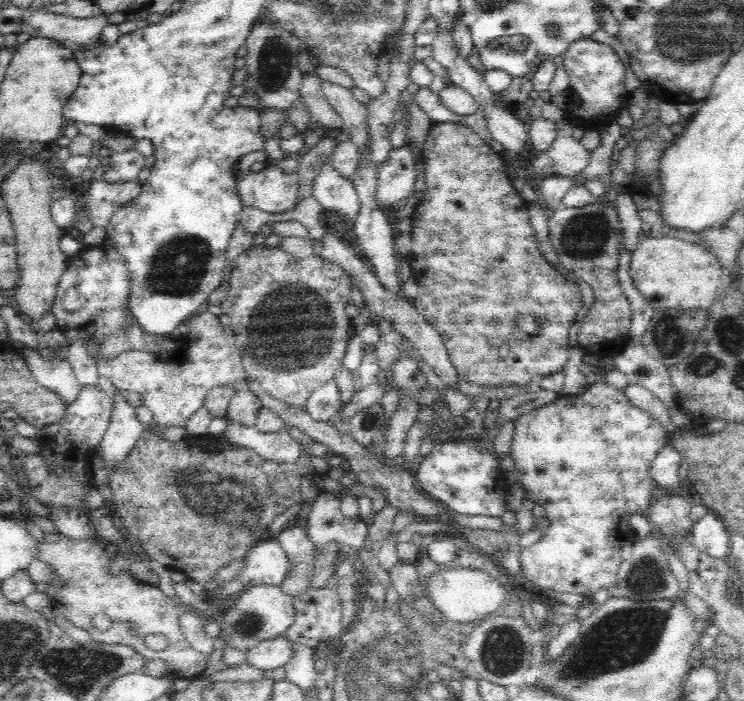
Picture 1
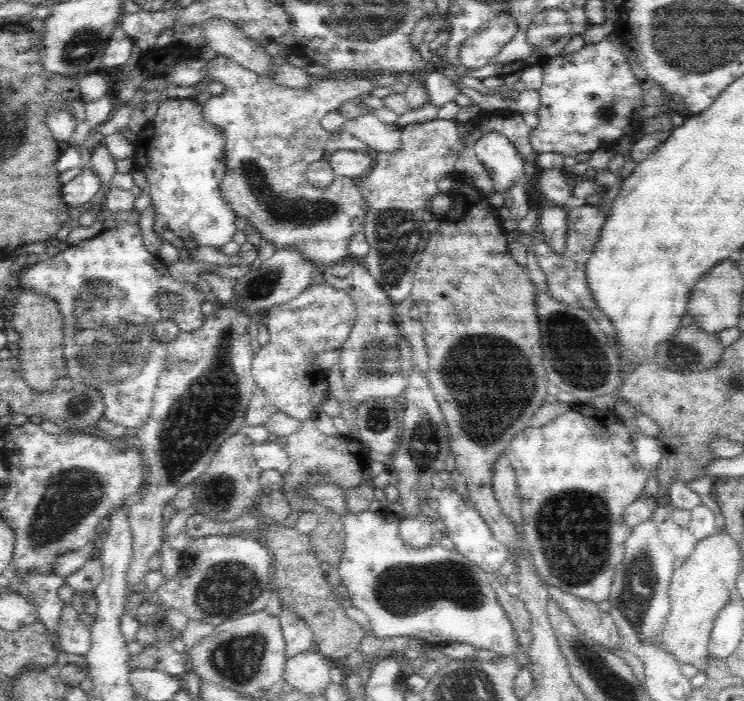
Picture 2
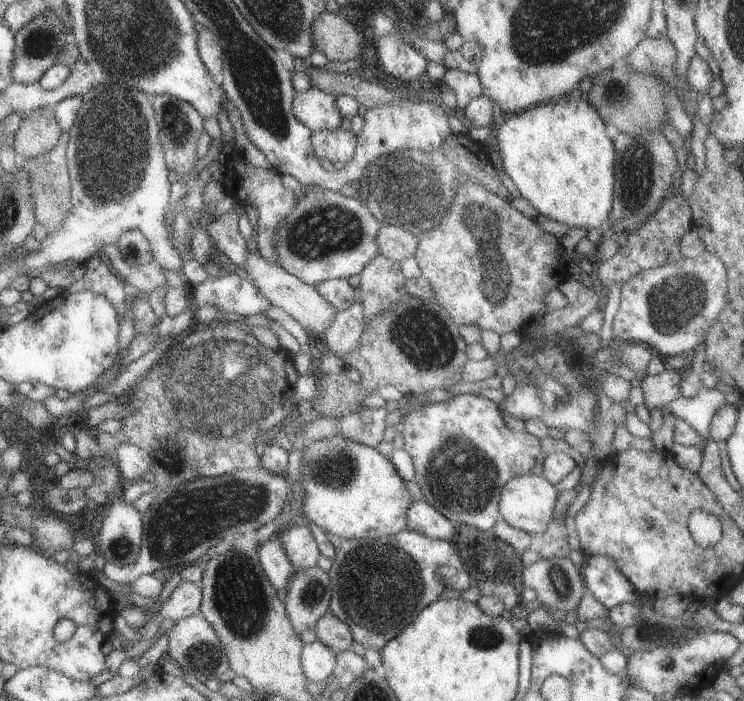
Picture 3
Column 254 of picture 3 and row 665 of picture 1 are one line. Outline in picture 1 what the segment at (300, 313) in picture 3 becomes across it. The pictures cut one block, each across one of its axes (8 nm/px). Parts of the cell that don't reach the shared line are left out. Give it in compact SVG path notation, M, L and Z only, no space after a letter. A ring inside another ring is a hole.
M285 637L276 640L266 640L256 644L248 654L245 654L248 664L260 670L273 671L285 668L294 656L294 647Z

